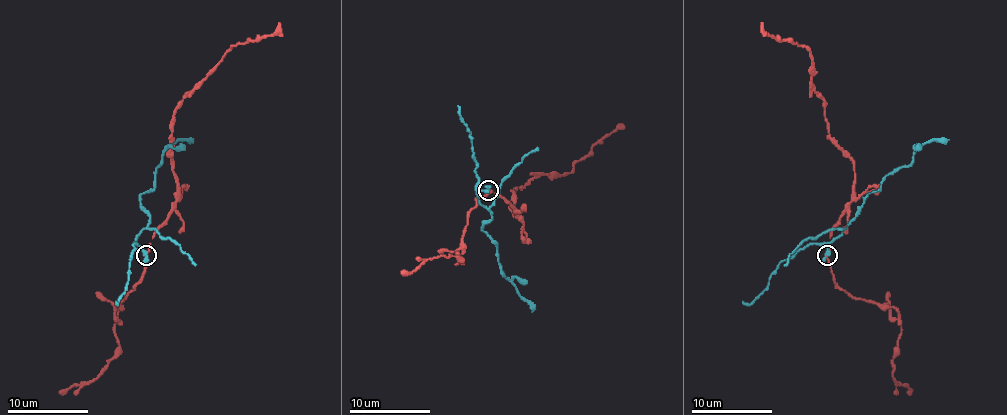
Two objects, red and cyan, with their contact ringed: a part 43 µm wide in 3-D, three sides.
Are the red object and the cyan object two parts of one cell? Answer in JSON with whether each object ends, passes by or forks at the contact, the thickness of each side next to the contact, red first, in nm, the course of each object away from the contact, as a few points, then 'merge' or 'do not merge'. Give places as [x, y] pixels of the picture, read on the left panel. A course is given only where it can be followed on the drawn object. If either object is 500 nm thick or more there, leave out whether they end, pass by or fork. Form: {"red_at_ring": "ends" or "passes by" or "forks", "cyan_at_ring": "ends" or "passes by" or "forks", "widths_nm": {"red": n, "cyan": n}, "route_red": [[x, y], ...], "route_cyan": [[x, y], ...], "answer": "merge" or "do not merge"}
{"red_at_ring": "passes by", "cyan_at_ring": "passes by", "widths_nm": {"red": 150, "cyan": 280}, "route_red": [[147, 255], [155, 230], [167, 218], [177, 192], [171, 133], [175, 106], [236, 43], [258, 41], [281, 23]], "route_cyan": [[147, 255], [134, 243], [149, 222], [141, 196], [153, 186], [163, 151], [177, 141], [193, 139]], "answer": "do not merge"}

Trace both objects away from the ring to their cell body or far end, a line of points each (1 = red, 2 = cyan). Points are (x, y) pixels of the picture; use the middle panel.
1: (489, 189), (509, 203), (519, 216), (515, 218), (517, 187), (533, 177), (570, 173), (623, 124)
2: (489, 189), (476, 193), (478, 201), (491, 212), (483, 230), (495, 244), (499, 268), (519, 295), (535, 309)

